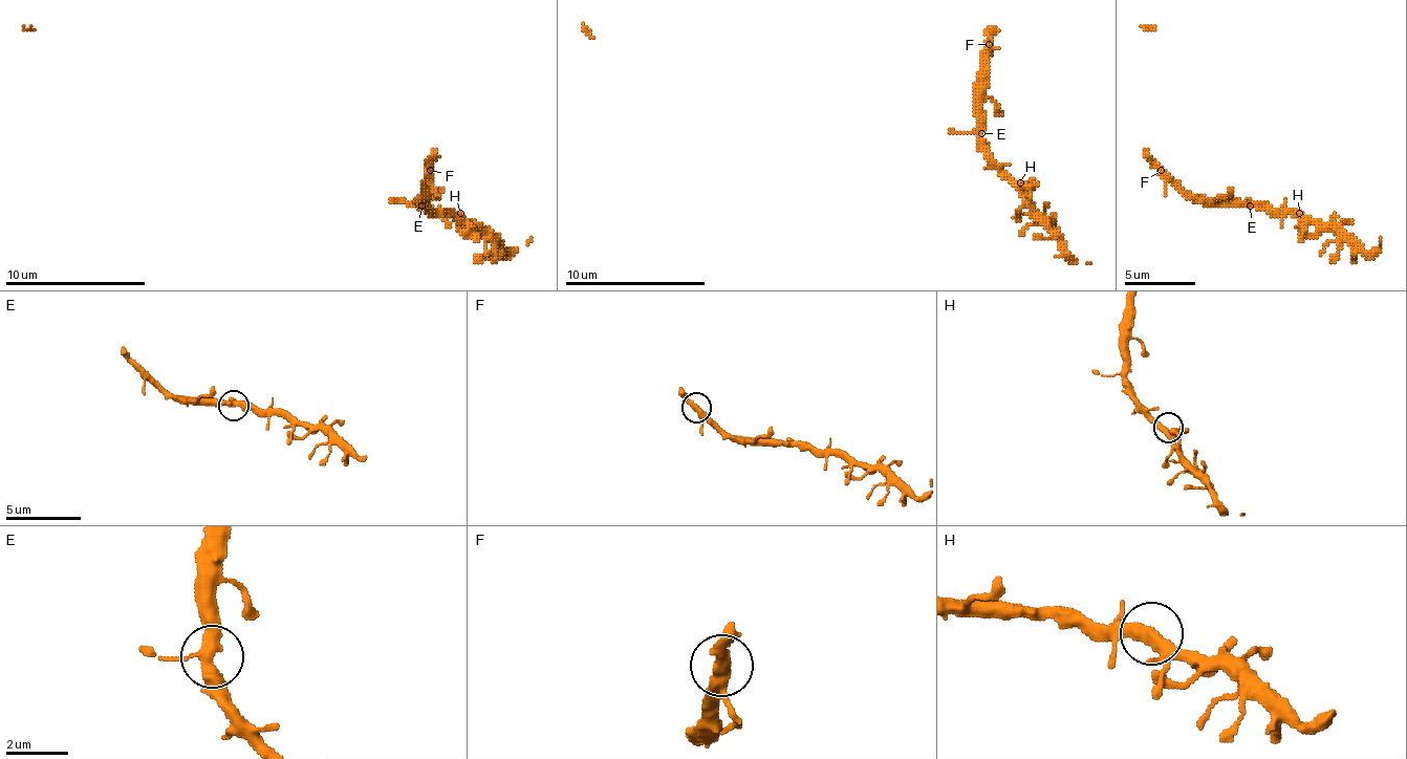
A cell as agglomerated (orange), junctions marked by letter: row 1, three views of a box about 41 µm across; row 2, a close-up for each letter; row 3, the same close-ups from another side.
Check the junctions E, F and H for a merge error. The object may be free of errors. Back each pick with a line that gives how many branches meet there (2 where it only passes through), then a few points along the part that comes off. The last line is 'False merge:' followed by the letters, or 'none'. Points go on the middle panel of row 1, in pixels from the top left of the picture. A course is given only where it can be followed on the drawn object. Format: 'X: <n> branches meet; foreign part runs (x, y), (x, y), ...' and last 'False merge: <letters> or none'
False merge: none

